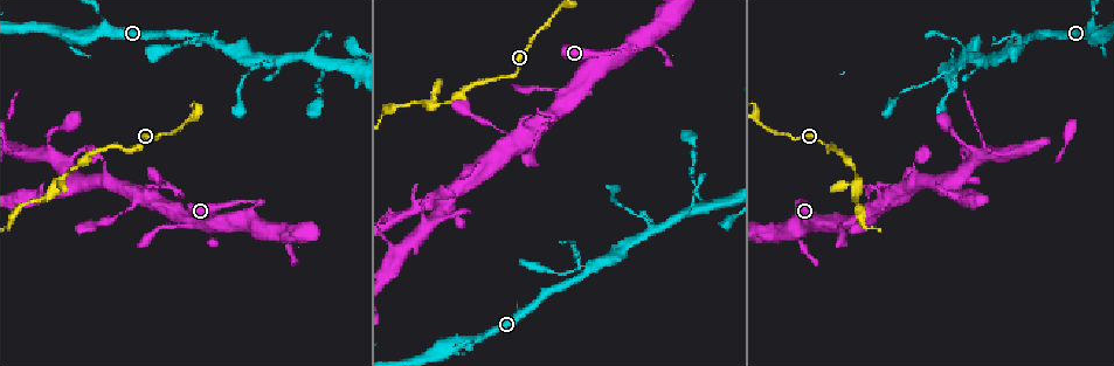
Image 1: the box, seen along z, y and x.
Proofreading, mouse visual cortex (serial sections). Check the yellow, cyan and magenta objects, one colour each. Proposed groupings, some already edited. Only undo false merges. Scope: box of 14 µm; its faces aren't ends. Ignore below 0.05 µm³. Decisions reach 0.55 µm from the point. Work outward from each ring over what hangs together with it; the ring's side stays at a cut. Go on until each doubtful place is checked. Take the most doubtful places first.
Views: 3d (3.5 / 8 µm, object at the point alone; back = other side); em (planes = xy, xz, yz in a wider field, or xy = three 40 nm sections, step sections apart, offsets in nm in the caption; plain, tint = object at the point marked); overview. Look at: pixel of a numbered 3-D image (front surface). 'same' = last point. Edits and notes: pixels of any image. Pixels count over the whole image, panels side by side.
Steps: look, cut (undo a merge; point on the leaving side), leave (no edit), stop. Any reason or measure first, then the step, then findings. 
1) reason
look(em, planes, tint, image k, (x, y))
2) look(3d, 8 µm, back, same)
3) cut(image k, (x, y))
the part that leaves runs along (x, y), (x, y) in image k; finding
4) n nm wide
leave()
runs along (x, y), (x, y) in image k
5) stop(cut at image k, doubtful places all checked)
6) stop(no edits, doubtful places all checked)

two arms in line, one across
look(3d, 8 µm, back, image 1, (1019, 43))

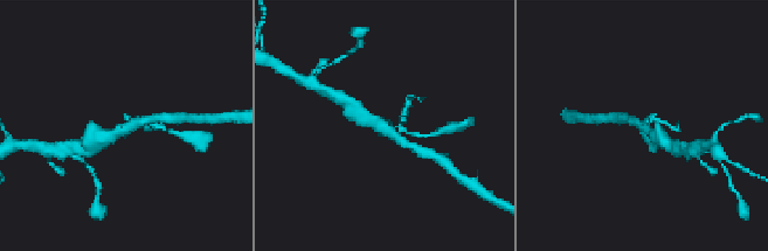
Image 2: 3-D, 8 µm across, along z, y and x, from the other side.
zoom in
look(3d, 3.5 µm, image 2, (126, 127))

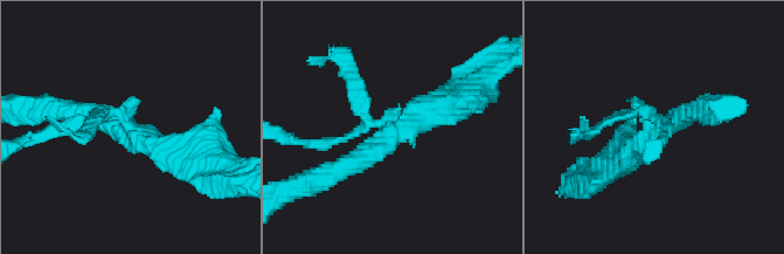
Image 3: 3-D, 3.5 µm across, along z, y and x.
now the EM
look(em, xy, step 2, tint, image 3, (389, 132))

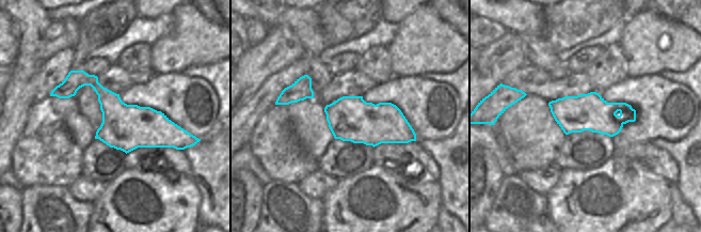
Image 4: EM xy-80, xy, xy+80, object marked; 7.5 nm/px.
340 nm wide
leave()
runs along (330, 174), (420, 111), (456, 102) in image 3; continuous, no second cell

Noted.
abrupt turn
look(3d, 3.5 µm, image 1, (983, 63))

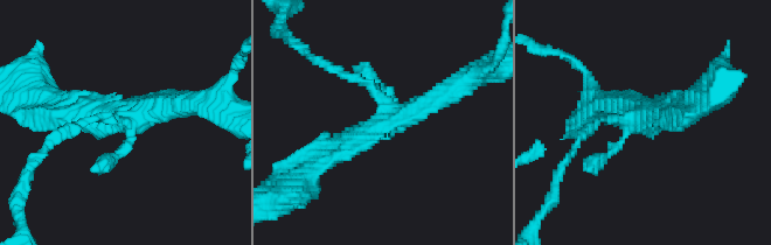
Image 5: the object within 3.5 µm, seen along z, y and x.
leave()
runs along (320, 159), (457, 88) in image 5; continuous, no second cell

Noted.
a fork
look(3d, 3.5 µm, image 1, (856, 183))

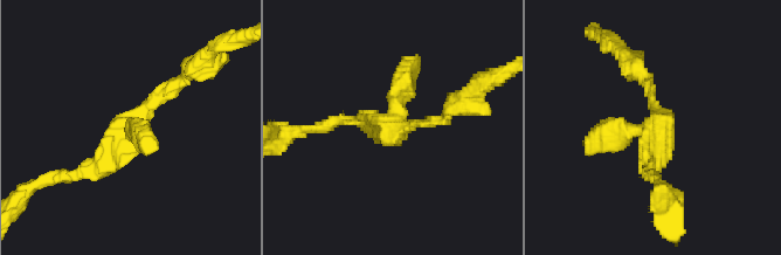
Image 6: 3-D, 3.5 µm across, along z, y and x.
look(em, xy, step 2, tint, image 6, (660, 131))

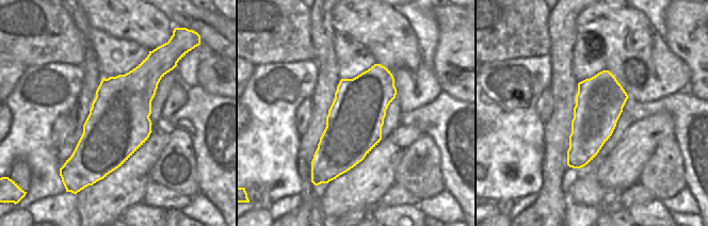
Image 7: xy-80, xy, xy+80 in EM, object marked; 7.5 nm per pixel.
leave()
all the same cell

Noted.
stop(no edits, doubtful places all checked)

